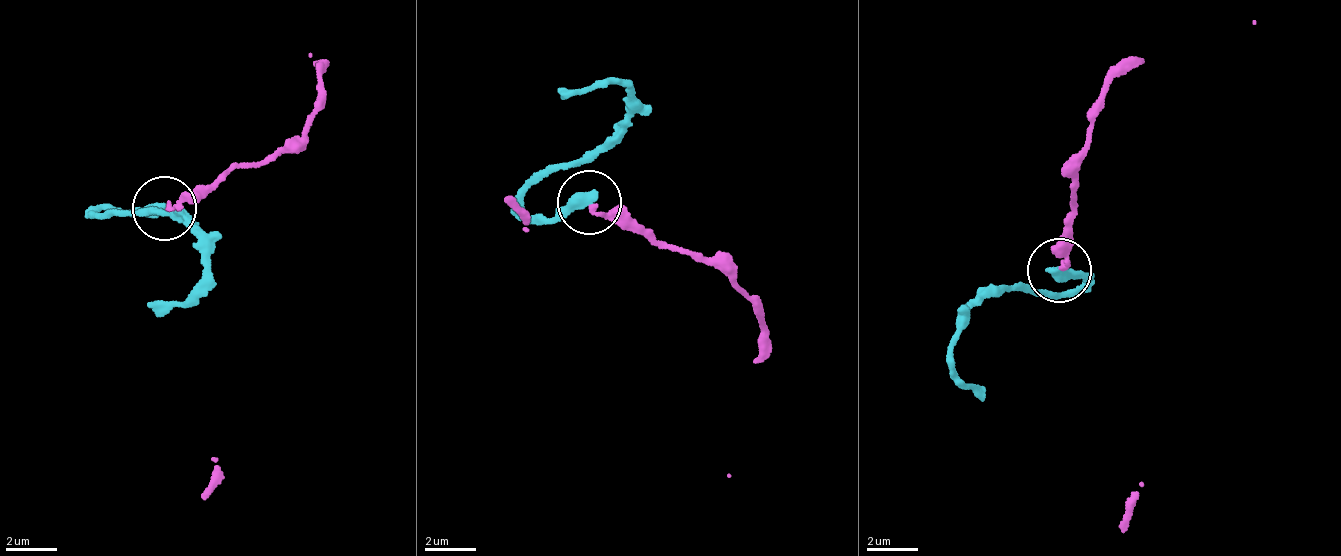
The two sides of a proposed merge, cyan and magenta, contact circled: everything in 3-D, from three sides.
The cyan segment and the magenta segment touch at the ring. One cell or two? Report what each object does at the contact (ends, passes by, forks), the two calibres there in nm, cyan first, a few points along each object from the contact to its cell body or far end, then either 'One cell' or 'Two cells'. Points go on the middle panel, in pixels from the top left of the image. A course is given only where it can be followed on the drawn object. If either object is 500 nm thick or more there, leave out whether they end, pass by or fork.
Thickness 500 nm (cyan) against 200 nm. Course of cyan: (586, 200), (535, 219), (523, 202), (530, 185), (610, 149), (629, 107), (624, 86), (593, 90), (557, 87). Course of magenta: (586, 206), (629, 213), (670, 249), (688, 248), (754, 298), (768, 333), (727, 477). Two cells

